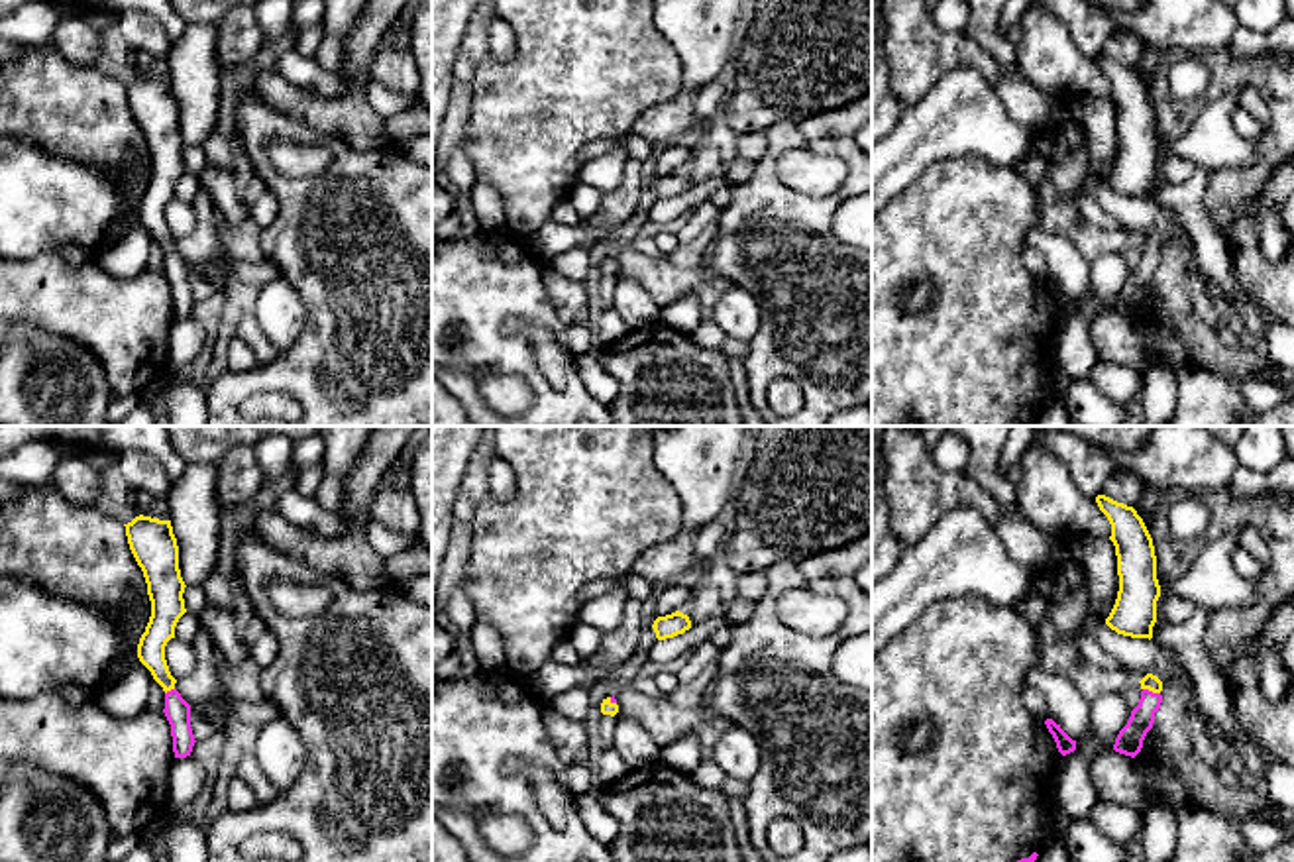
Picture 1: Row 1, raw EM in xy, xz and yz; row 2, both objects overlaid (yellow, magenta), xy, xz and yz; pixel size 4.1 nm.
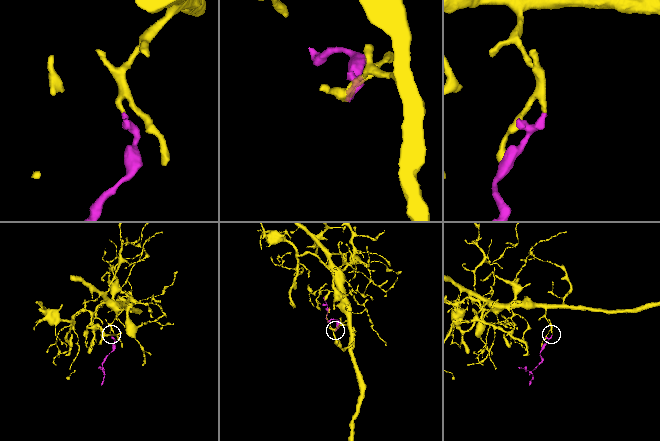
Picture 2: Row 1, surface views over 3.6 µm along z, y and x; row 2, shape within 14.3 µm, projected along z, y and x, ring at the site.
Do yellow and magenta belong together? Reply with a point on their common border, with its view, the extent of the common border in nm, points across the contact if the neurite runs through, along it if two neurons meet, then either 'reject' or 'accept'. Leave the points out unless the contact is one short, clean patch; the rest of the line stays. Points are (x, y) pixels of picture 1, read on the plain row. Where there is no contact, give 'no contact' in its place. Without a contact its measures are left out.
yz (1151, 250) | 80 nm | across yz (1149, 242), (1151, 250), (1151, 260), (1130, 301) | accept

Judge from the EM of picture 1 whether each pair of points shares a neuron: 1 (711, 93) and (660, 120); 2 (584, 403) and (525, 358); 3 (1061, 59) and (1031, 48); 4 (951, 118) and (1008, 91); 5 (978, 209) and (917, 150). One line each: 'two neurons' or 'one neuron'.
1: two neurons
2: one neuron
3: one neuron
4: two neurons
5: two neurons

